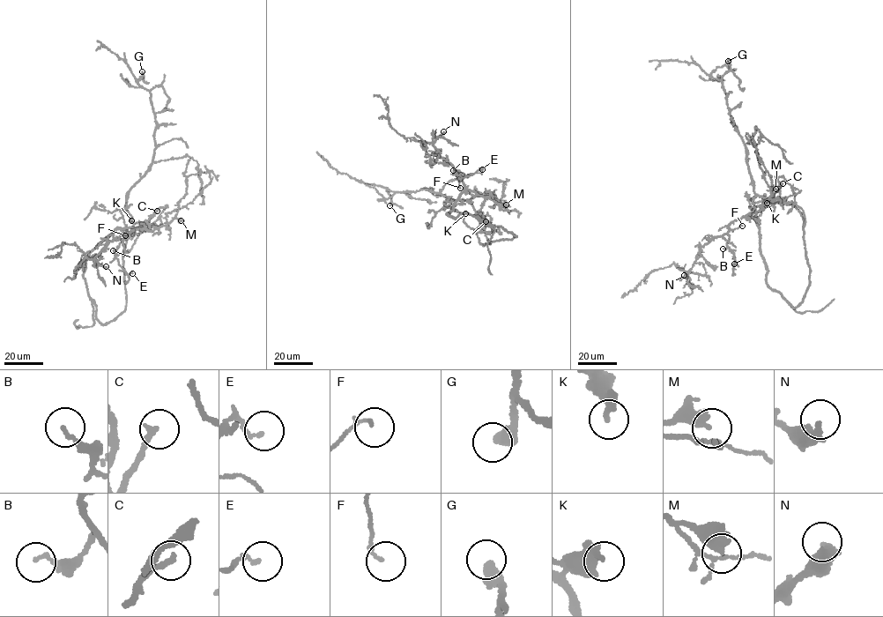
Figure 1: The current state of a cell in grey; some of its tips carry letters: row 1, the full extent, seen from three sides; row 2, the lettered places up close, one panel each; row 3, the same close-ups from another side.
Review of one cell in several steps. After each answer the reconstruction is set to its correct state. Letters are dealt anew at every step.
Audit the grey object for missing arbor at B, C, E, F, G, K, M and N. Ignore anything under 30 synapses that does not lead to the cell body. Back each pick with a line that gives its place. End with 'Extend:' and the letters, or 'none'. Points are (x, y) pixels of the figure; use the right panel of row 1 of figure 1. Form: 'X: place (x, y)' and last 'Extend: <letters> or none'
C: place (782, 183)
Extend: C

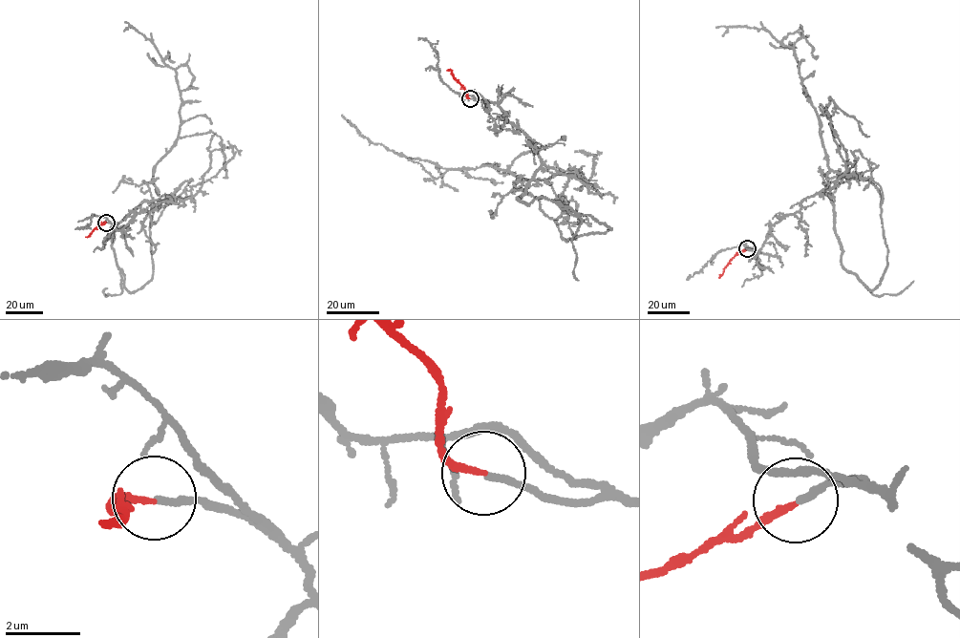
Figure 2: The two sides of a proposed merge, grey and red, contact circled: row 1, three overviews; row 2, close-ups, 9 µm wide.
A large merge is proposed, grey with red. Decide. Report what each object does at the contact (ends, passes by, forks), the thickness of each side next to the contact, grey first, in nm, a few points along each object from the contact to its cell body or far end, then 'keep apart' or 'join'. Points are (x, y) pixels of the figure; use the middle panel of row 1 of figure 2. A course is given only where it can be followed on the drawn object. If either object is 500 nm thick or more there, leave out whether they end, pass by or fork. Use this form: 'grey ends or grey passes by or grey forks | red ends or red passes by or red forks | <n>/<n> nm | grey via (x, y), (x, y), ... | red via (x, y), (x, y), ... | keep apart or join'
grey ends | red ends | 180/150 nm | grey via (470, 98), (498, 102), (543, 164), (567, 177), (557, 219), (515, 189), (510, 172), (409, 159), (342, 114) | red via (470, 98), (452, 72), (447, 70) | join

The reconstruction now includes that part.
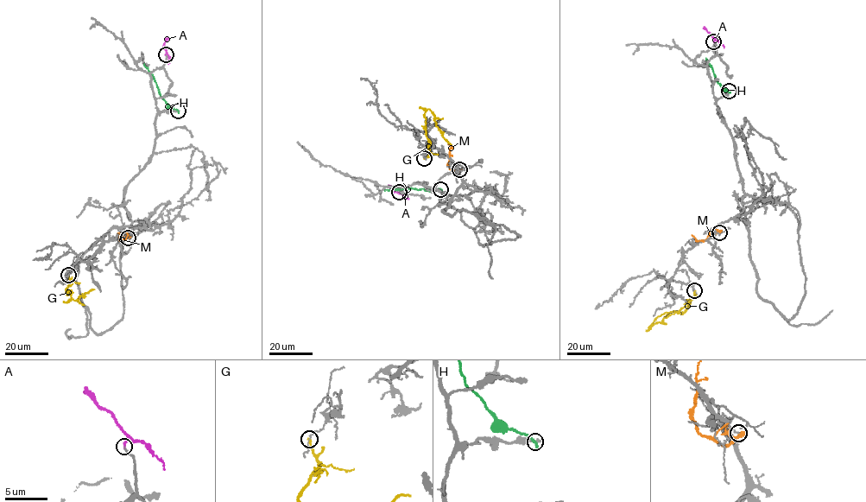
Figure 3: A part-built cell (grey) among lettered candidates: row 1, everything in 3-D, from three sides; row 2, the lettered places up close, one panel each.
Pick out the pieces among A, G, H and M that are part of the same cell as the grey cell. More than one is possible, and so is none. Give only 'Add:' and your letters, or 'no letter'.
Add: A

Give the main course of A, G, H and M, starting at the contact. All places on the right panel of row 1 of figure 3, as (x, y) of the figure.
A: (713, 41), (714, 38), (704, 27)
G: (694, 290), (689, 307), (684, 312), (666, 312), (651, 325), (661, 322), (662, 319), (693, 299)
H: (729, 91), (715, 79), (706, 58)
M: (719, 232), (720, 231), (713, 231), (703, 240), (696, 241), (692, 235)

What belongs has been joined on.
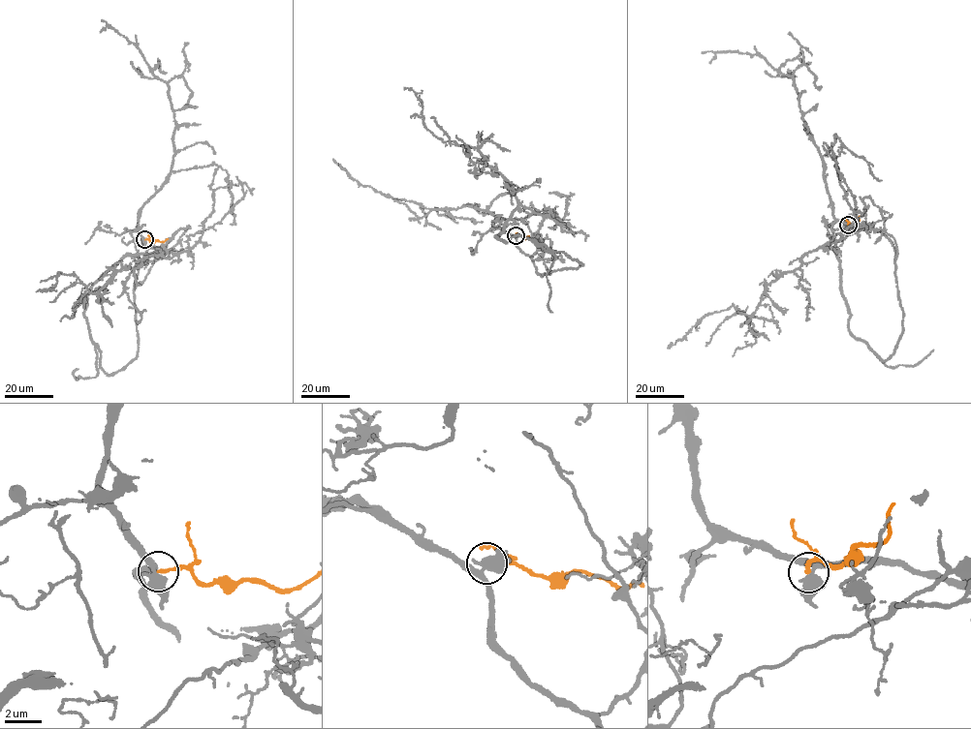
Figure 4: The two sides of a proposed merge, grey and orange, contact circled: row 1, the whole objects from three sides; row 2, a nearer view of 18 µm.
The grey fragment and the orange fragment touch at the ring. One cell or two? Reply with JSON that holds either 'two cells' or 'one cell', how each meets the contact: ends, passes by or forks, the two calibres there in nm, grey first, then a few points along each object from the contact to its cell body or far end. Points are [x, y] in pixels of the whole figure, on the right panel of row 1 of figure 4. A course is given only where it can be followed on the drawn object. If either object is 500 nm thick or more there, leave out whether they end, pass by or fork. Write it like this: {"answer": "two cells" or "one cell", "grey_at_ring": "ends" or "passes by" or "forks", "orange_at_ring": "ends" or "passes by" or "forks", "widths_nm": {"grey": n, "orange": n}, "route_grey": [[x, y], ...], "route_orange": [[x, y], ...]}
{"answer": "two cells", "grey_at_ring": "forks", "orange_at_ring": "ends", "widths_nm": {"grey": 400, "orange": 190}, "route_grey": [[848, 225], [873, 226], [863, 214], [844, 237], [767, 286], [752, 315], [733, 306], [705, 315], [669, 348]], "route_orange": [[848, 225], [859, 220], [860, 216]]}

